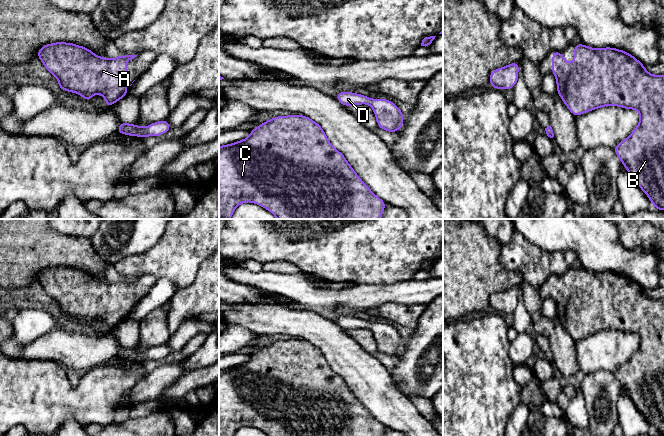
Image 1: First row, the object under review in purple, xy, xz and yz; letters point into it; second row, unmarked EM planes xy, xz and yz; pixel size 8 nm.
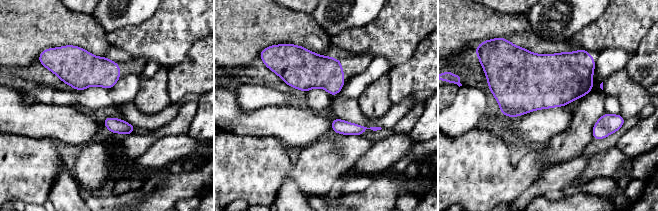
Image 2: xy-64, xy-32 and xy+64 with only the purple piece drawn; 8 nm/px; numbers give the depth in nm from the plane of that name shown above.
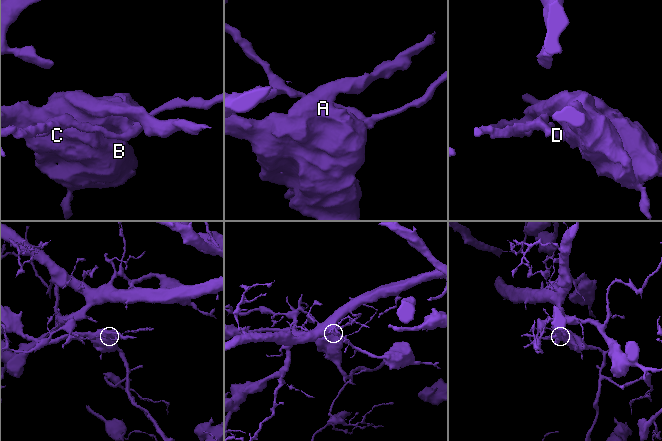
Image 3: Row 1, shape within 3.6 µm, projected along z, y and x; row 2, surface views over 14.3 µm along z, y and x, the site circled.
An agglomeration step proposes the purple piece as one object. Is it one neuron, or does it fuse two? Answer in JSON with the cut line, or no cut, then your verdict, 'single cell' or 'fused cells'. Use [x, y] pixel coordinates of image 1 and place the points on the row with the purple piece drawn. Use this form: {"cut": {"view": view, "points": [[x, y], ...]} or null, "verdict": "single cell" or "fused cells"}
{"cut": {"view": "xy", "points": [[145, 127], [143, 131], [148, 135]]}, "verdict": "fused cells"}

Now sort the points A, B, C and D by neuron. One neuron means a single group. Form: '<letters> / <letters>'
A B C / D

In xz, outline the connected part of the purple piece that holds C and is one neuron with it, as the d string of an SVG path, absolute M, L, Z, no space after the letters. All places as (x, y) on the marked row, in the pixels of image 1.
M289 115L289 116L278 116L275 118L272 118L270 120L267 120L266 122L262 123L260 126L256 127L255 129L250 131L250 136L246 139L243 139L241 141L228 144L225 146L219 146L219 219L230 219L235 208L240 205L243 202L253 202L255 204L258 204L265 209L269 210L273 215L276 216L277 219L380 219L382 216L382 213L385 209L386 203L377 197L370 189L369 187L361 180L361 178L355 173L353 168L349 165L344 155L336 150L329 142L325 132L321 128L321 126L314 122L312 119L310 119L307 116L303 115Z

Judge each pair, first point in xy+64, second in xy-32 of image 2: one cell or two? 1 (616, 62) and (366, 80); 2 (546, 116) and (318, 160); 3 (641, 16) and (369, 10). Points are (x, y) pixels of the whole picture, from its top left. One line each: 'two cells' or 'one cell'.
1: one cell
2: two cells
3: two cells

